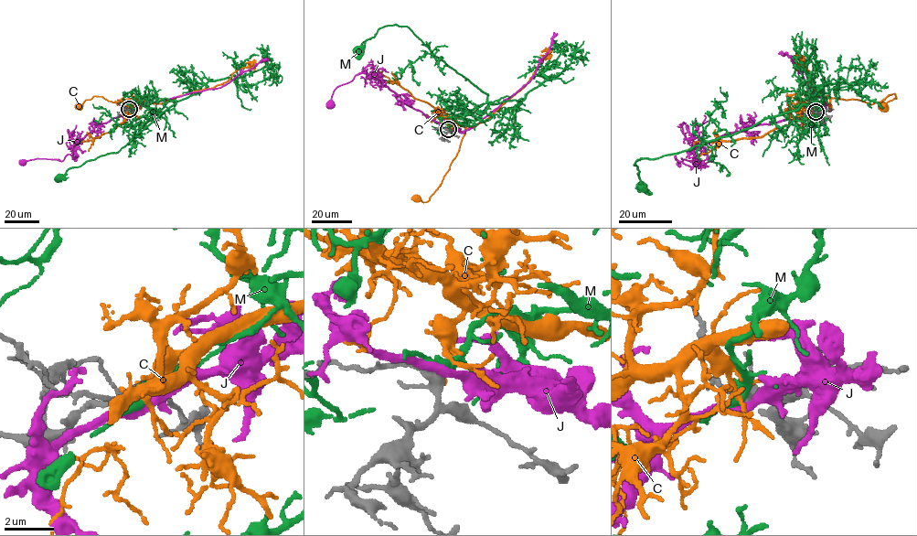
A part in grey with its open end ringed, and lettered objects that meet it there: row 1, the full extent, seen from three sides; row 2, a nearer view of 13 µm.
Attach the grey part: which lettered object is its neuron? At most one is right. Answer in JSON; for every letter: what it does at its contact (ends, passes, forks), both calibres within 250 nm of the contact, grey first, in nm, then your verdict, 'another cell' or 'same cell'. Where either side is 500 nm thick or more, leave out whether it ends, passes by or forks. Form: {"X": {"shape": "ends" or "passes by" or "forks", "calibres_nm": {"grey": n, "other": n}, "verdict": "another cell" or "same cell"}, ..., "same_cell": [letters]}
{"C": {"shape": "passes by", "calibres_nm": {"grey": 360, "other": 180}, "verdict": "another cell"}, "J": {"shape": "passes by", "calibres_nm": {"grey": 340, "other": 340}, "verdict": "another cell"}, "M": {"shape": "passes by", "calibres_nm": {"grey": 340, "other": 420}, "verdict": "another cell"}, "same_cell": []}

